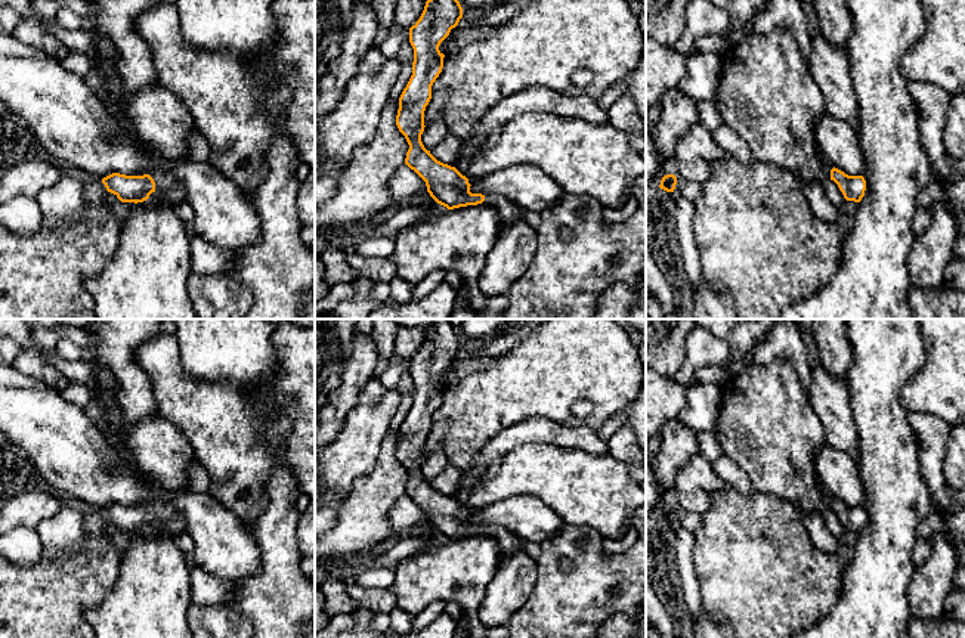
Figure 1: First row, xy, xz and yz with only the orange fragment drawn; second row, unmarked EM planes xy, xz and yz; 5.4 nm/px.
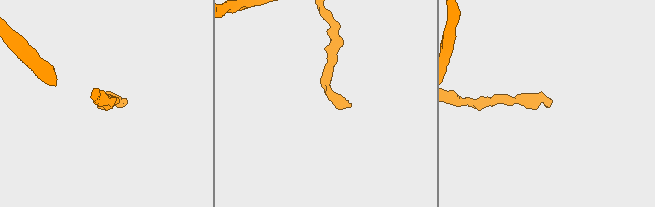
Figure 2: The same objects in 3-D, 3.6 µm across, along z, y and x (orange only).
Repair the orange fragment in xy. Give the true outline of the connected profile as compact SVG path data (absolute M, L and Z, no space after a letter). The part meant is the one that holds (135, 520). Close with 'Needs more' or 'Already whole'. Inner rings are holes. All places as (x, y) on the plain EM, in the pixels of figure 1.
M160 498L152 508L149 505L126 507L112 504L103 508L102 514L121 533L143 533L146 536L164 533L176 538L185 532L185 518L166 498Z. Needs more

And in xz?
M434 319L420 350L409 359L409 374L414 380L412 406L399 428L396 446L396 456L409 476L405 495L426 512L430 527L448 541L485 533L499 543L501 552L511 554L525 545L519 536L501 526L471 524L474 511L437 492L421 473L432 416L443 399L445 385L439 377L461 349L463 338L449 320Z. Needs more

